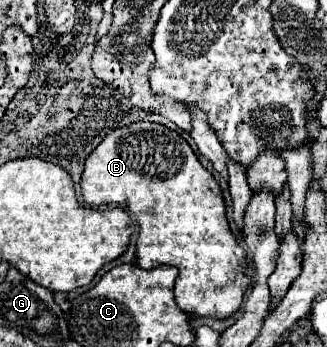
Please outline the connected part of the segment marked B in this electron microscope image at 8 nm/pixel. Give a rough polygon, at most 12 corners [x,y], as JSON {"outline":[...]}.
{"outline":[[137,121],[85,159],[87,205],[127,205],[137,265],[225,319],[251,279],[221,189],[173,129]]}

